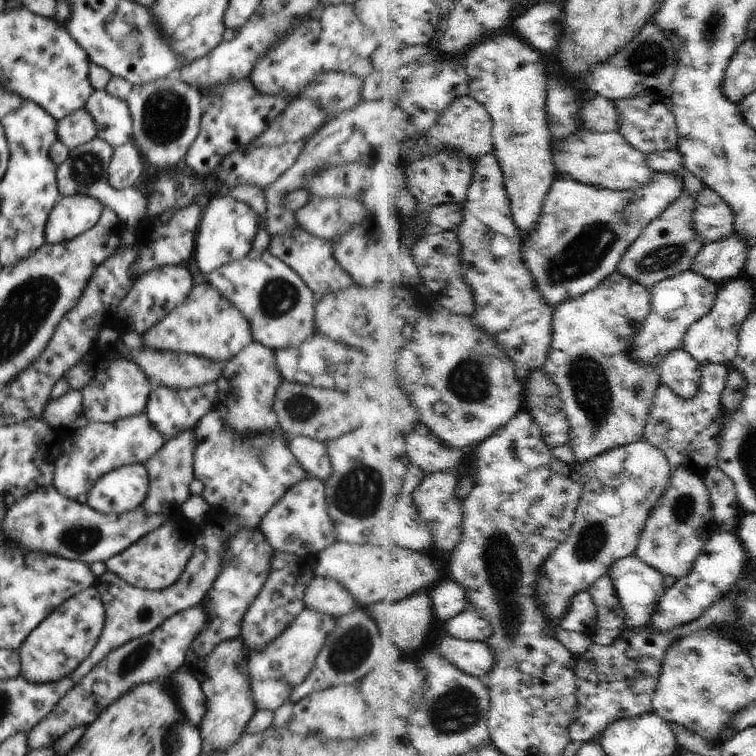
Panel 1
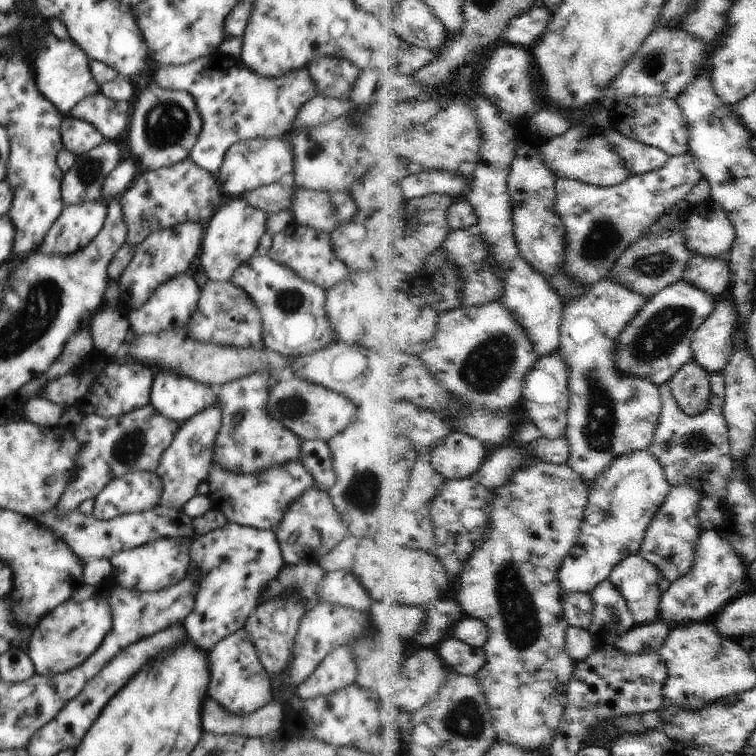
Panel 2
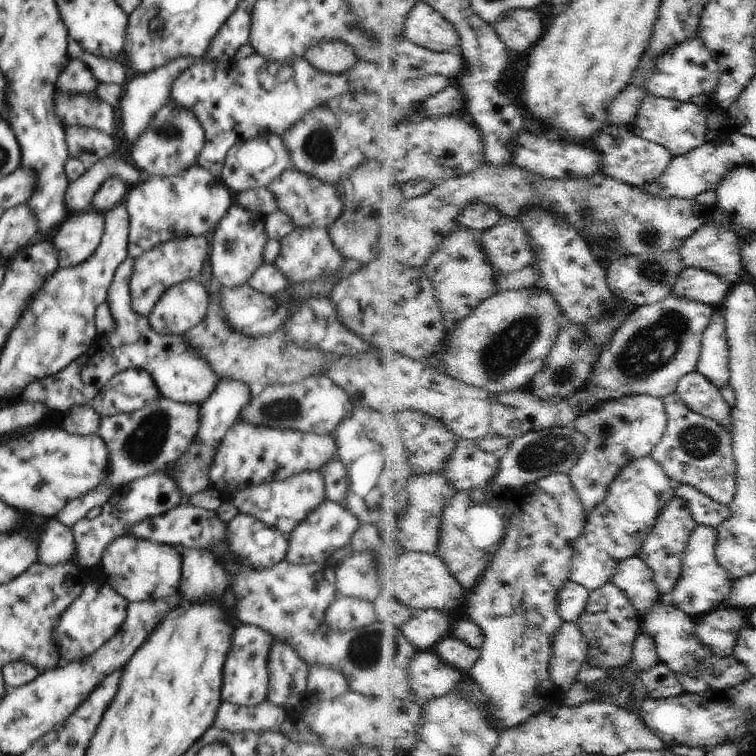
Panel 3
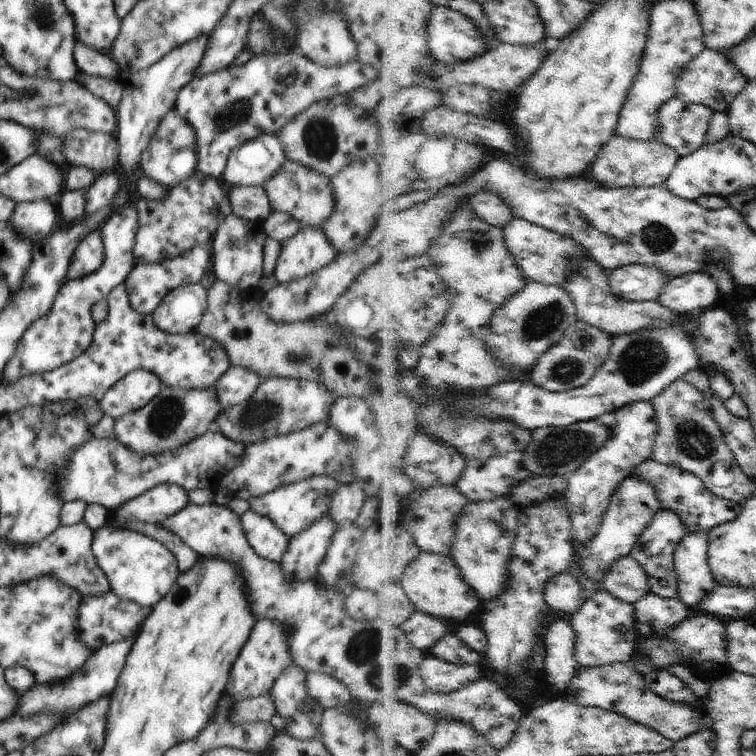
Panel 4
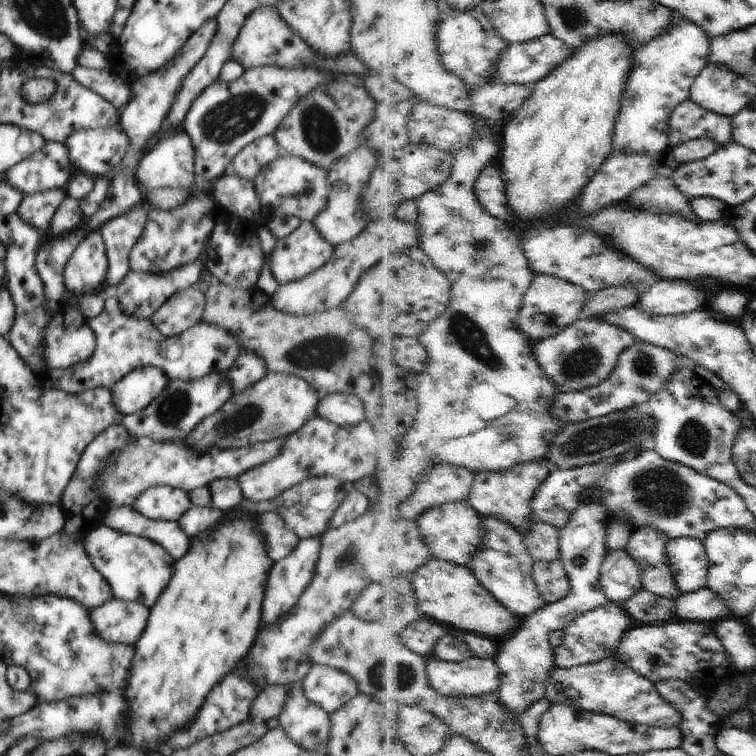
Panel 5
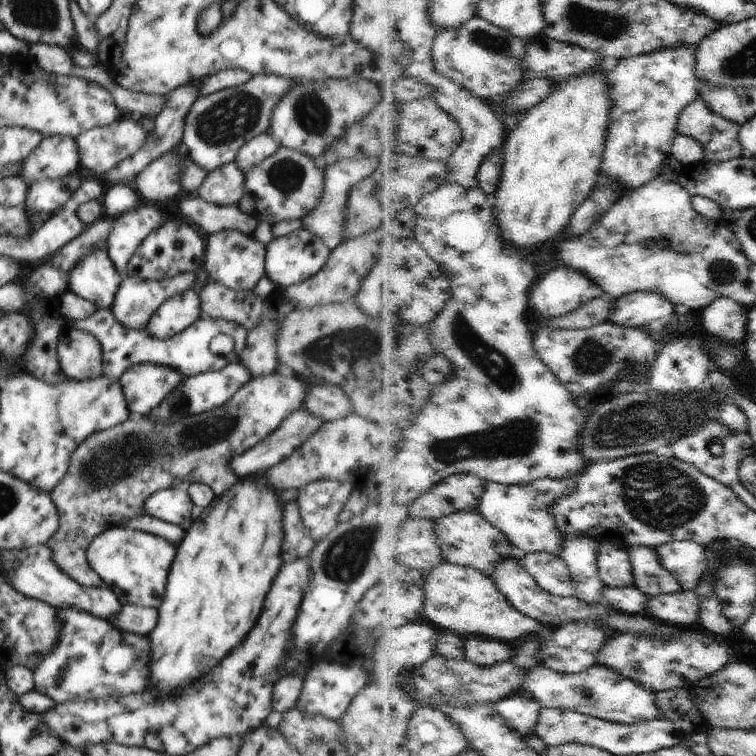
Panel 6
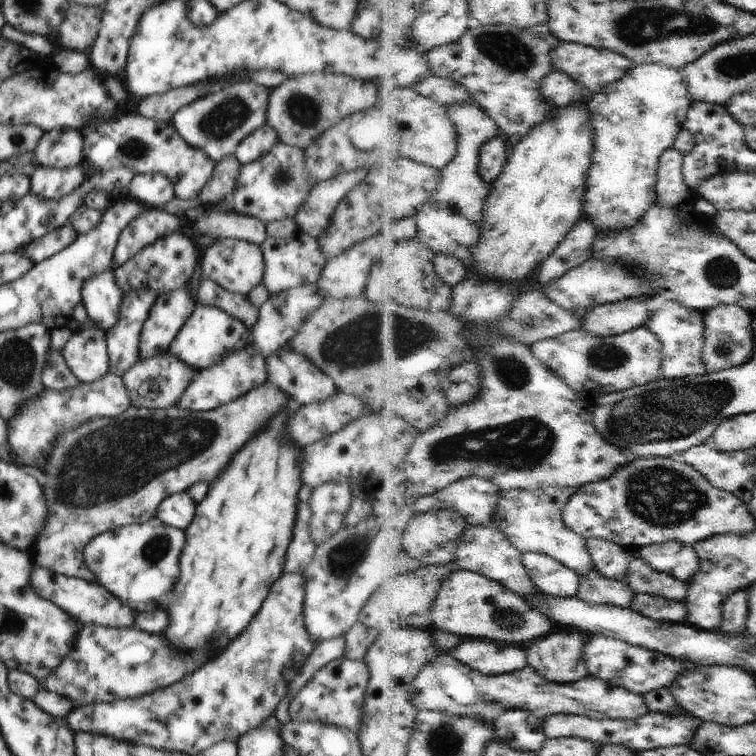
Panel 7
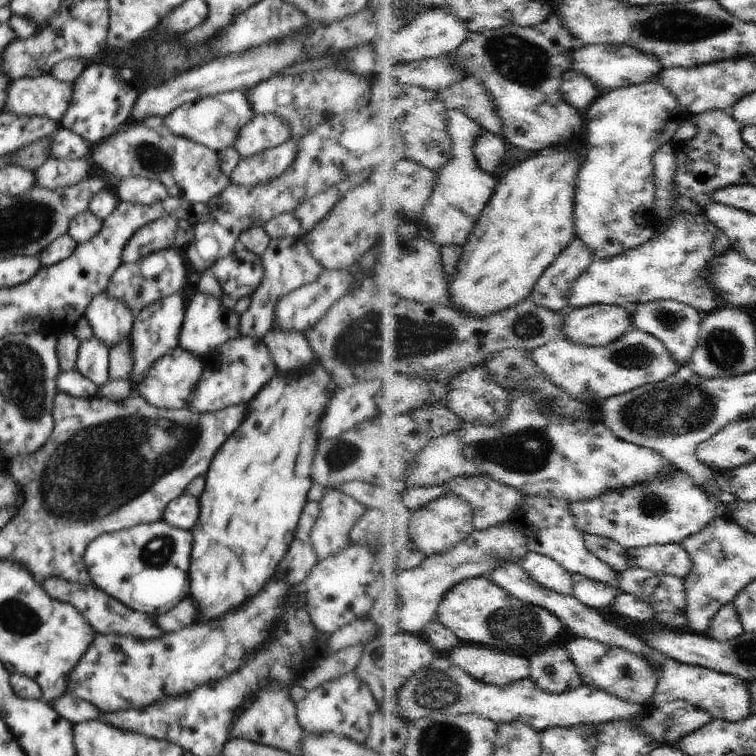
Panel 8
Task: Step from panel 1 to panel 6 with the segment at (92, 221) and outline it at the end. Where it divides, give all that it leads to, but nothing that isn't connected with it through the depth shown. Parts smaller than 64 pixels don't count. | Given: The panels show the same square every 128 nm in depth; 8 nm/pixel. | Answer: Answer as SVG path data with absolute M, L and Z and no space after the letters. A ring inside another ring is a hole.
M104 250L84 256L70 274L70 289L94 302L97 309L110 309L123 277Z

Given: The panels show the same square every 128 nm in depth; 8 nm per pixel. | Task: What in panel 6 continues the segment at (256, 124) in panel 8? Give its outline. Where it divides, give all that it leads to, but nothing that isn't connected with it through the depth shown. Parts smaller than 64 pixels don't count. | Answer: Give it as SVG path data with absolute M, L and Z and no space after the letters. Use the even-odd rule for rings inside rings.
M267 131L242 145L242 148L238 150L235 162L243 173L249 172L250 169L260 164L265 158L272 156L279 147L278 142Z

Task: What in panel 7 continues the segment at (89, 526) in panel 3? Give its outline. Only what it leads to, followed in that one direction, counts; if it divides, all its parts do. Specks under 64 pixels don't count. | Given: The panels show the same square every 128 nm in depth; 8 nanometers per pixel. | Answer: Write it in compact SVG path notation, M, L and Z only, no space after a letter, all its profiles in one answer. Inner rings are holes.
M186 492L180 494L172 494L168 498L164 498L158 506L155 516L168 526L186 530L188 524L194 520L194 502Z

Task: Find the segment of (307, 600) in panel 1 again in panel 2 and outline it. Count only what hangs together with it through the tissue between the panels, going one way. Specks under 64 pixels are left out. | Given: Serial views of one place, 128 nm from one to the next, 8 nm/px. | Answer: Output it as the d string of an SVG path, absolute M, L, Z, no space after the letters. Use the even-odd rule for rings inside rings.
M344 570L326 574L318 584L316 594L320 603L340 604L346 608L356 608L358 612L369 611L373 603L358 578L352 572Z

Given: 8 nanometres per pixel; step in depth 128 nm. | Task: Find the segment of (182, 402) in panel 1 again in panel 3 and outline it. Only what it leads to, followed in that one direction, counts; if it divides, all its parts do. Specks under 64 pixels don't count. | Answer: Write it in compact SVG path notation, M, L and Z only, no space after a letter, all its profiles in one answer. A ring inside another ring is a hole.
M128 258L118 266L112 284L107 292L106 303L110 307L110 314L116 322L116 330L110 334L102 334L95 338L91 349L72 361L59 373L40 380L34 380L28 385L28 390L22 392L22 400L42 402L51 411L65 413L70 408L80 405L92 405L106 382L114 378L124 366L130 369L146 370L152 376L159 396L170 398L176 402L204 402L219 381L218 374L214 372L210 362L192 348L184 340L183 335L156 334L150 328L146 316L140 316L132 310L129 282L133 273L134 258Z

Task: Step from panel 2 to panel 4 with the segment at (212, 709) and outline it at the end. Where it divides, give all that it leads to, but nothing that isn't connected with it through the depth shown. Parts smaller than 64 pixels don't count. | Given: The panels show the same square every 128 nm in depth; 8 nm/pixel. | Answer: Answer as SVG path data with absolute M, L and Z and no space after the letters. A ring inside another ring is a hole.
M266 694L235 701L230 710L229 720L234 724L242 724L242 722L270 723L276 713L272 697Z

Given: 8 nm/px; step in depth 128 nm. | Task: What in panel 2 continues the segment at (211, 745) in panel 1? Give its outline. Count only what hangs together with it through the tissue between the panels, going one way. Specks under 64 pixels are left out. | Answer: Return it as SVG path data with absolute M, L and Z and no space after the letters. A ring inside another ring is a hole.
M244 630L230 634L214 646L214 650L208 654L208 670L210 680L206 696L216 700L224 710L234 716L248 716L273 701L268 671L262 666L257 650L254 650Z

